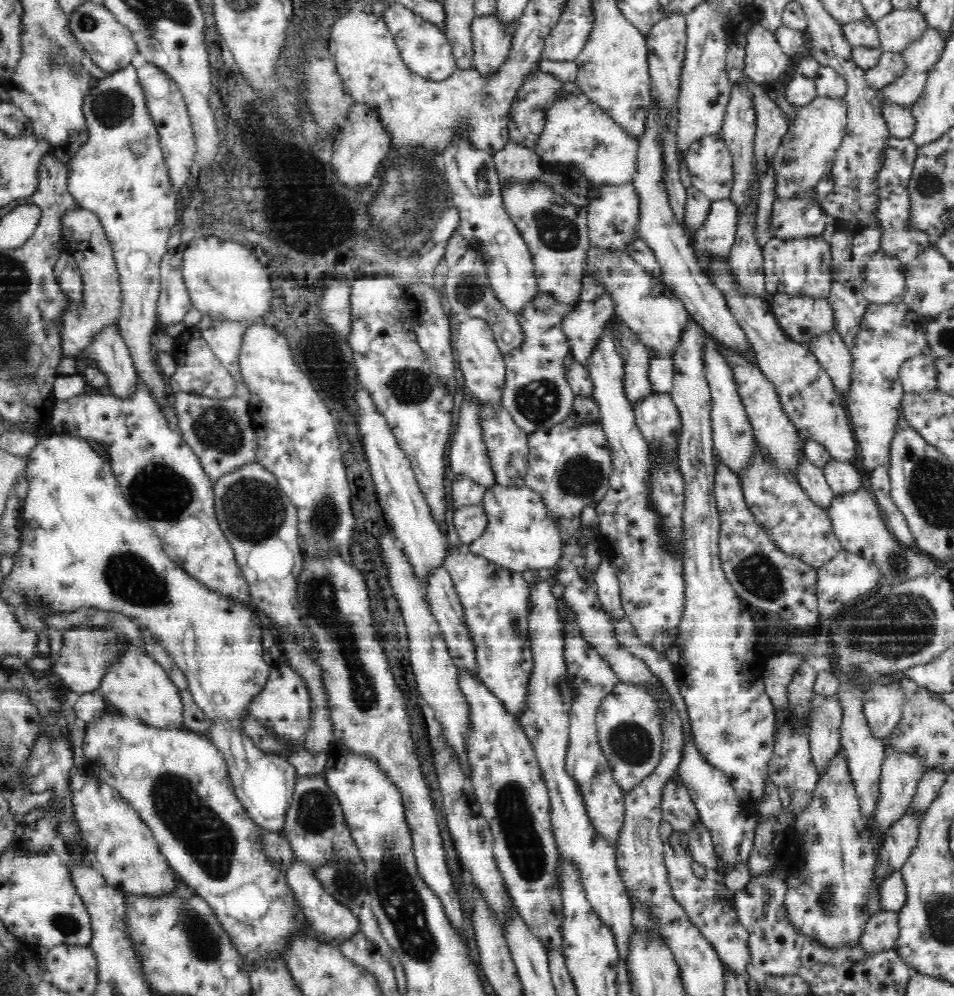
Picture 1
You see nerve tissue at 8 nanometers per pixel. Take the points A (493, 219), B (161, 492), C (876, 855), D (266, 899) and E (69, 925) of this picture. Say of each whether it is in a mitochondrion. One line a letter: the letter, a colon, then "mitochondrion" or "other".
A: other
B: mitochondrion
C: other
D: other
E: mitochondrion

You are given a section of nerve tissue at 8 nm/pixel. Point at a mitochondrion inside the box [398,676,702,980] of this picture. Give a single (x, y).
(527, 855)

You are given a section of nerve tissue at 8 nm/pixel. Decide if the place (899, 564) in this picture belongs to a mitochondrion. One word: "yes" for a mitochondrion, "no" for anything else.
yes

